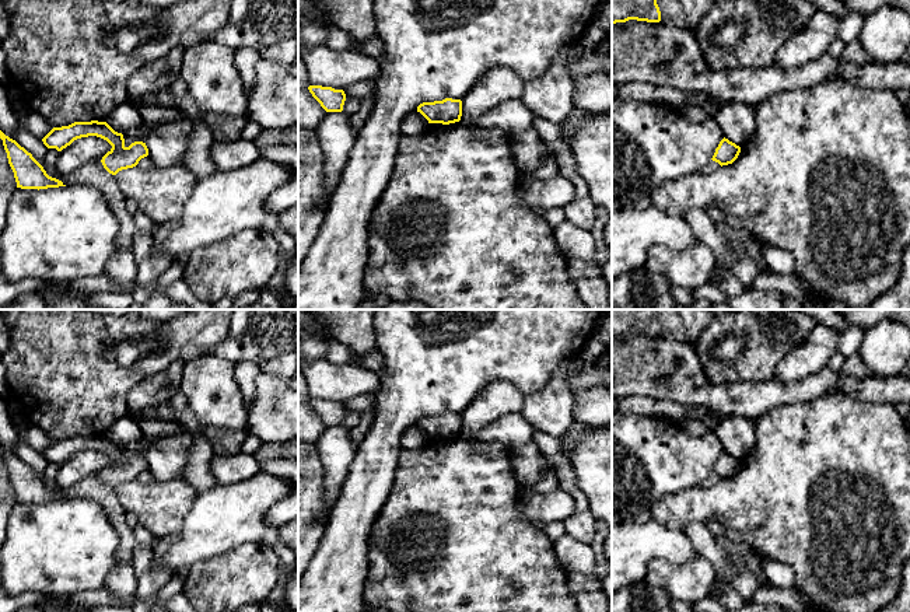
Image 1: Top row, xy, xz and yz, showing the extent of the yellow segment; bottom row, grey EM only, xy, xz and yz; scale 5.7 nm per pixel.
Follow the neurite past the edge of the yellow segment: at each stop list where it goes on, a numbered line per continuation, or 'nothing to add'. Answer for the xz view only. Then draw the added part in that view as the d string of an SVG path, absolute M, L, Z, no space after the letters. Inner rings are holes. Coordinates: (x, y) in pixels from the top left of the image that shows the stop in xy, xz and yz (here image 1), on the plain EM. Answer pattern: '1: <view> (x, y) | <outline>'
nothing to add

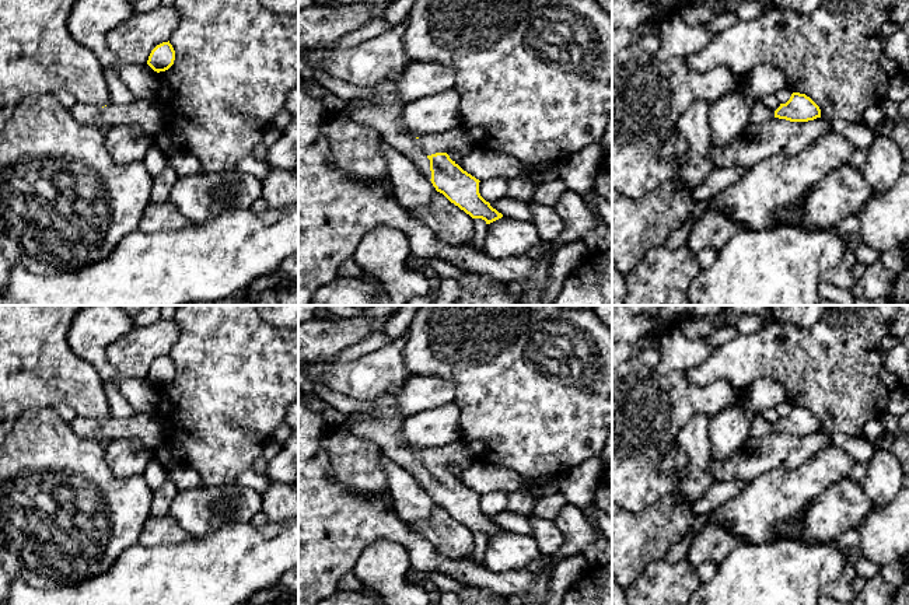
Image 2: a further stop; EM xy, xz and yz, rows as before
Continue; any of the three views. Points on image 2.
1: xz (385, 429) | M380 395L374 402L378 409L377 416L361 412L347 415L346 420L352 422L352 433L377 443L382 454L410 472L427 493L431 493L429 469L451 464L468 469L476 464L472 450L461 440L416 452L402 437L405 417L396 410L394 395Z

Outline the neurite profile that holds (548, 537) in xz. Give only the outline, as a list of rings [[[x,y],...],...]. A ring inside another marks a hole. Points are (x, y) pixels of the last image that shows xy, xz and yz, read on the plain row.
[[[529,515],[529,522],[532,527],[532,536],[535,538],[541,553],[545,557],[552,556],[562,546],[564,541],[563,534],[555,521]]]

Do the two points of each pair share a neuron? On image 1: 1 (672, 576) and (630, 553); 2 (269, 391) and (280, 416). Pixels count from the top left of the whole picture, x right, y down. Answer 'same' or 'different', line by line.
1: different
2: same

